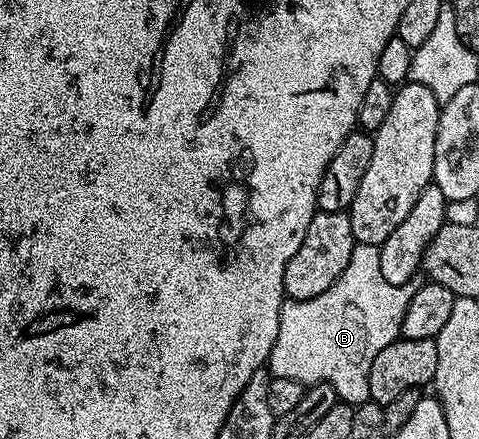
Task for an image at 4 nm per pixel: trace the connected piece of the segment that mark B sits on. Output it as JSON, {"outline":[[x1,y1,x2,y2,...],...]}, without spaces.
{"outline":[[354,244,349,266,315,299,281,302,279,335,267,368,273,377,295,379,302,385,333,385,338,398,354,407,369,400,369,376,375,355,401,337,403,315,407,303,415,295,417,285,396,285,383,279,379,271,380,248]]}

